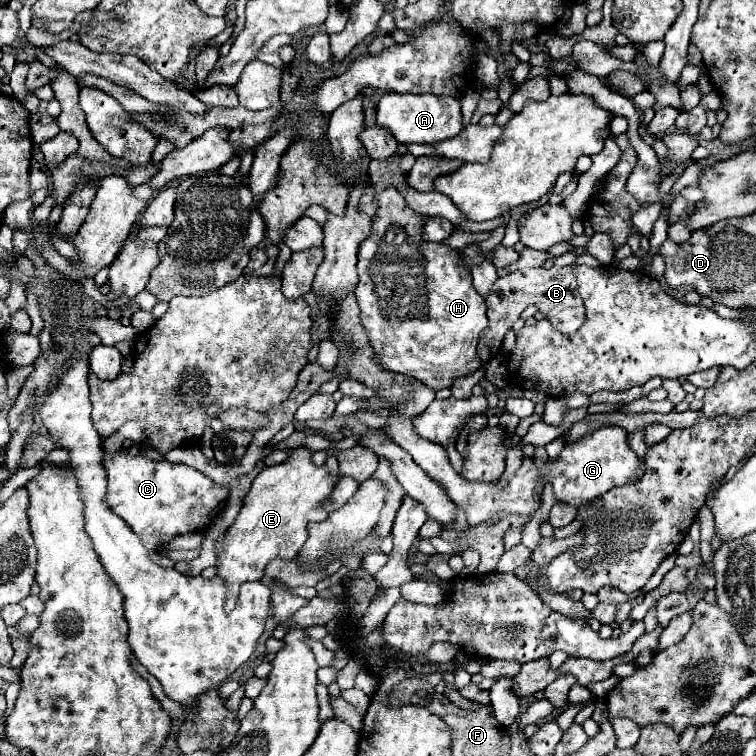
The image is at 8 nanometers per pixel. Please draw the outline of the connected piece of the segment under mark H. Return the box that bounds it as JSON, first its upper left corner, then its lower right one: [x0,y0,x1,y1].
[355,188,487,392]

